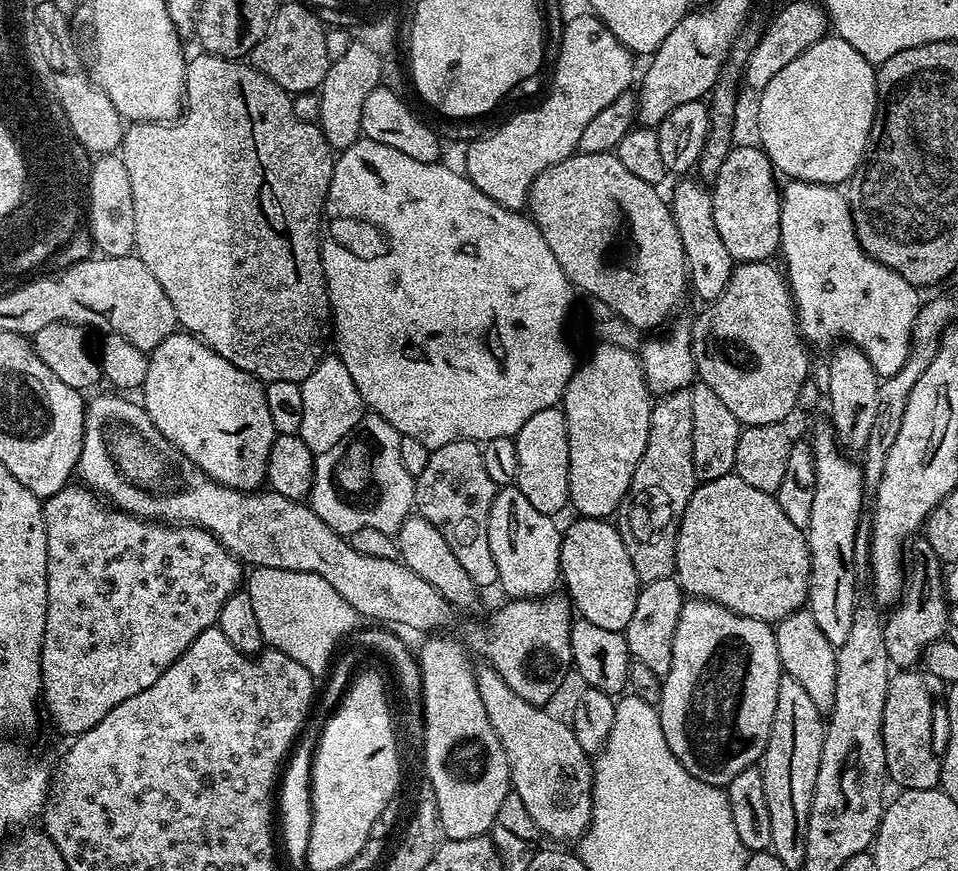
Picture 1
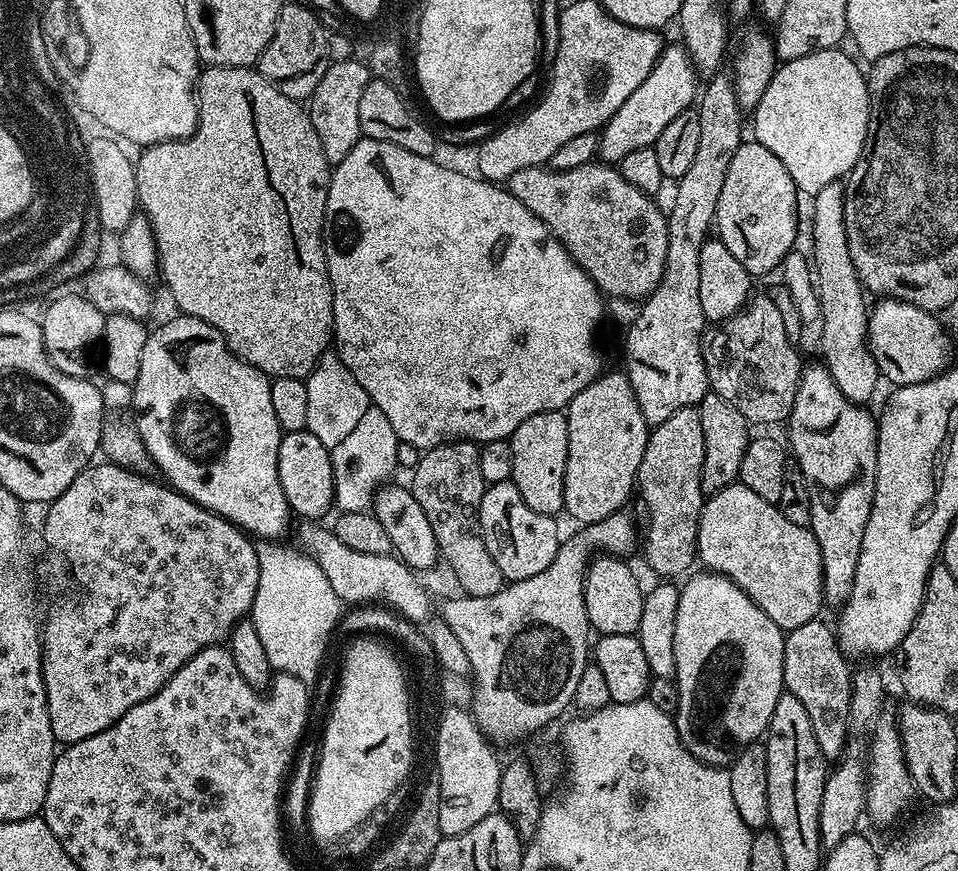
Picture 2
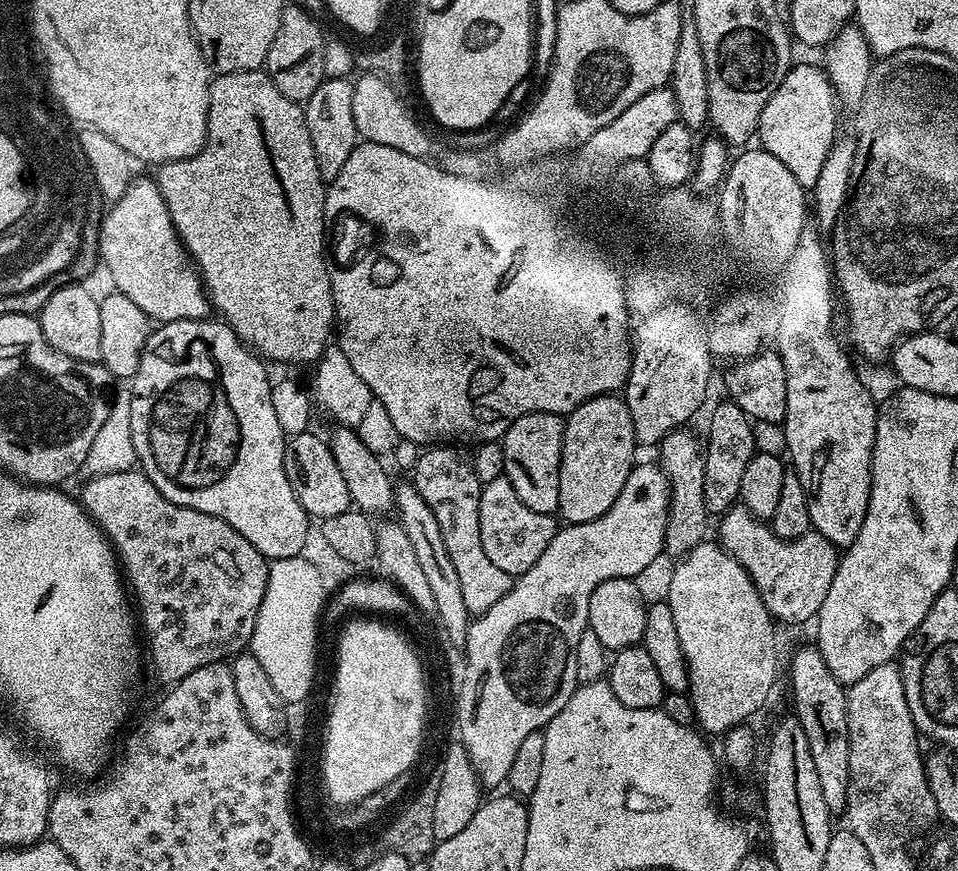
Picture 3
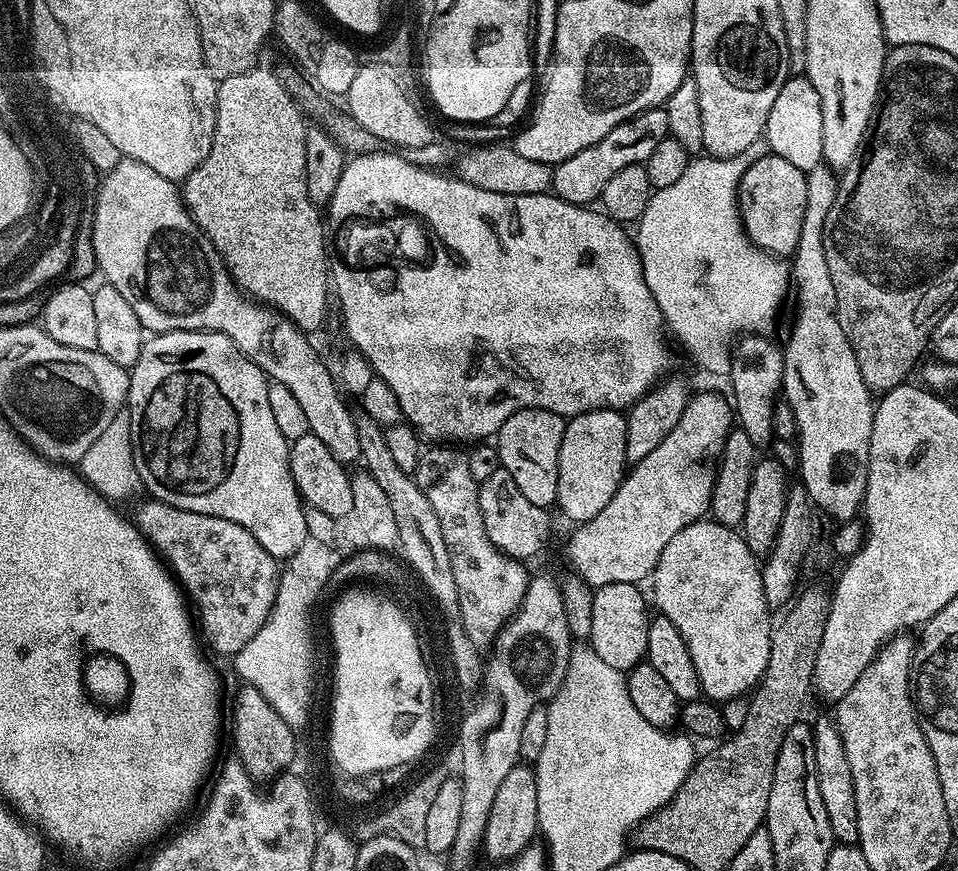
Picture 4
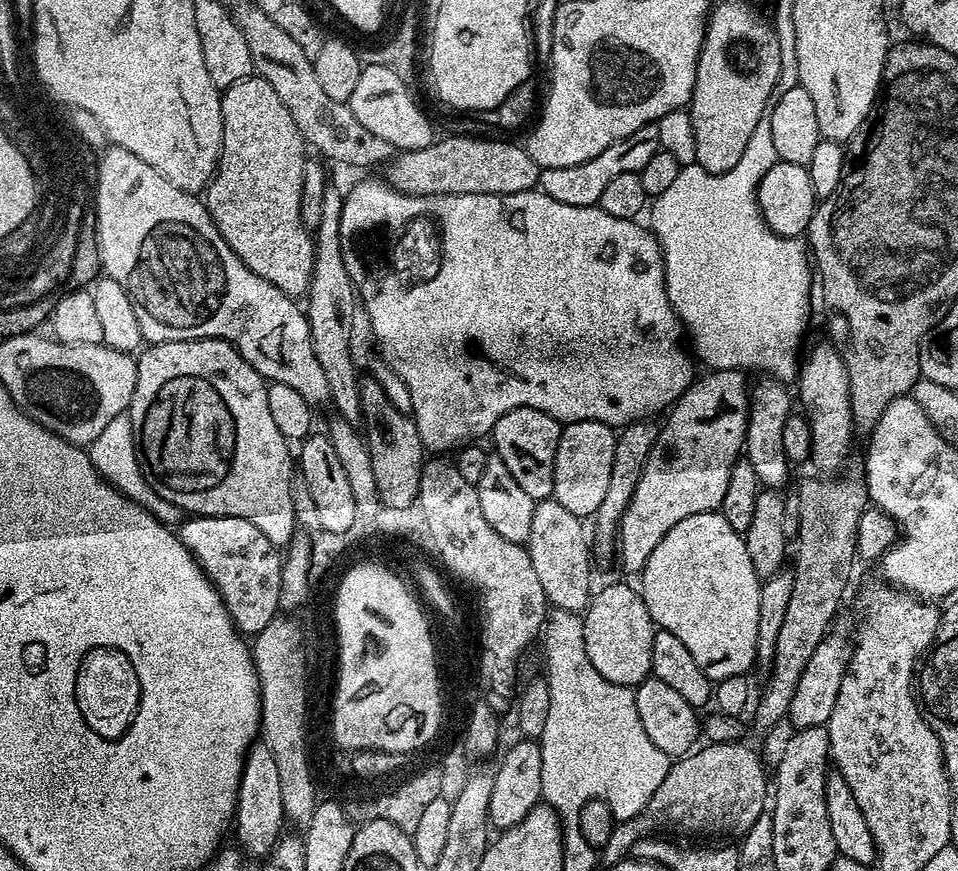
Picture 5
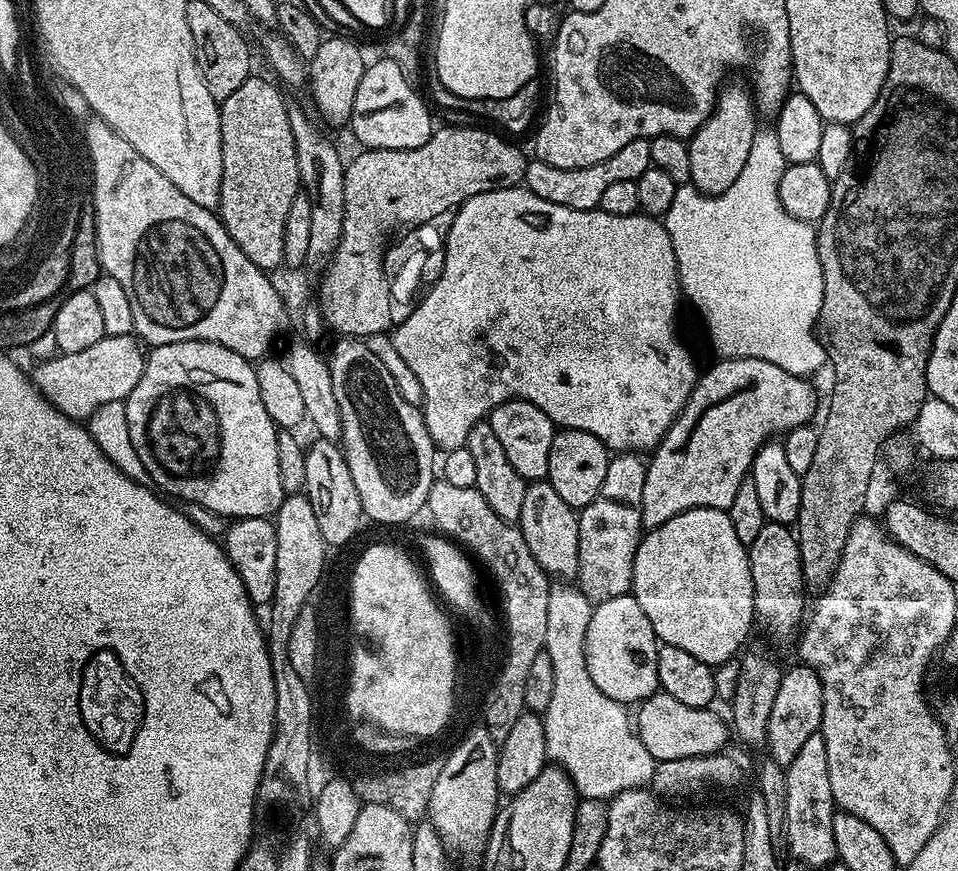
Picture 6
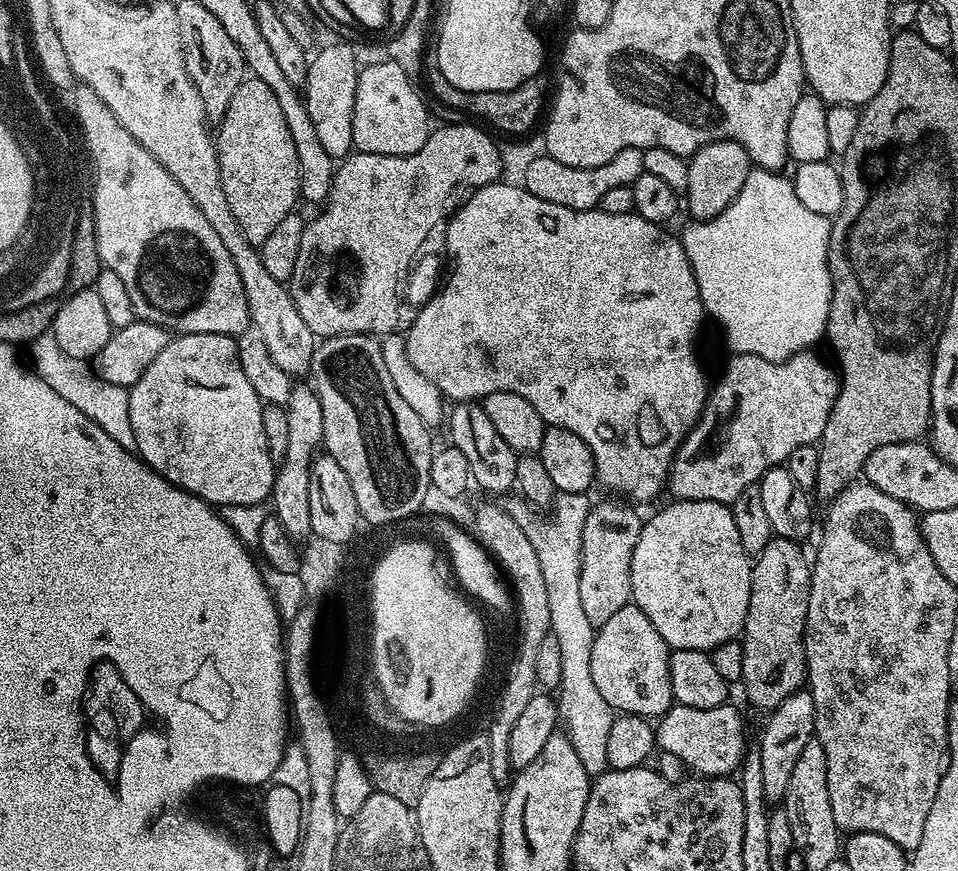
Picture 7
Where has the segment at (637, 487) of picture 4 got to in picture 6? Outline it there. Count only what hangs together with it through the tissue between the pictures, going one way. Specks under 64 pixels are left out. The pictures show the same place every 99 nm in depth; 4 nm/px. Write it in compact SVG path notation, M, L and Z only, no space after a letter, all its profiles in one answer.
M720 358L715 361L717 364L708 373L701 375L688 399L688 405L680 411L680 417L670 426L670 430L660 439L654 451L651 453L652 460L647 461L646 482L642 486L642 518L645 529L657 528L662 526L662 522L670 522L678 514L682 514L691 508L723 508L727 510L730 502L734 502L734 494L738 494L738 486L743 480L749 479L752 471L752 463L758 454L758 450L763 444L767 444L773 438L783 437L790 430L798 426L809 423L816 412L816 392L811 388L809 381L802 376L786 374L779 366L774 366L774 362L762 362L758 358Z

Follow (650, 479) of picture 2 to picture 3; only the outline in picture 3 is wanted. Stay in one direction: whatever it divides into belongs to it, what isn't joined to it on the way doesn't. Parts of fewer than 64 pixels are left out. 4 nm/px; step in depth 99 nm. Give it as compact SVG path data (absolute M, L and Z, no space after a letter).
M677 430L663 440L658 446L658 463L664 475L670 481L670 503L668 521L666 522L666 538L664 552L672 558L685 556L694 546L704 539L704 527L710 521L710 514L704 505L702 494L702 478L704 477L704 453L702 444L688 433L688 430Z

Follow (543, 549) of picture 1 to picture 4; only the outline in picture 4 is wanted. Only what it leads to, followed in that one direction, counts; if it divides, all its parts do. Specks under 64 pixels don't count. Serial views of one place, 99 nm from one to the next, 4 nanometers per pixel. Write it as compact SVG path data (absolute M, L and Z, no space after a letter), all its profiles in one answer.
M505 468L494 470L494 474L490 474L490 478L480 484L478 506L482 510L482 522L486 525L486 538L490 538L490 542L494 542L502 554L528 562L531 556L538 555L547 546L548 535L552 532L549 509L529 502Z

